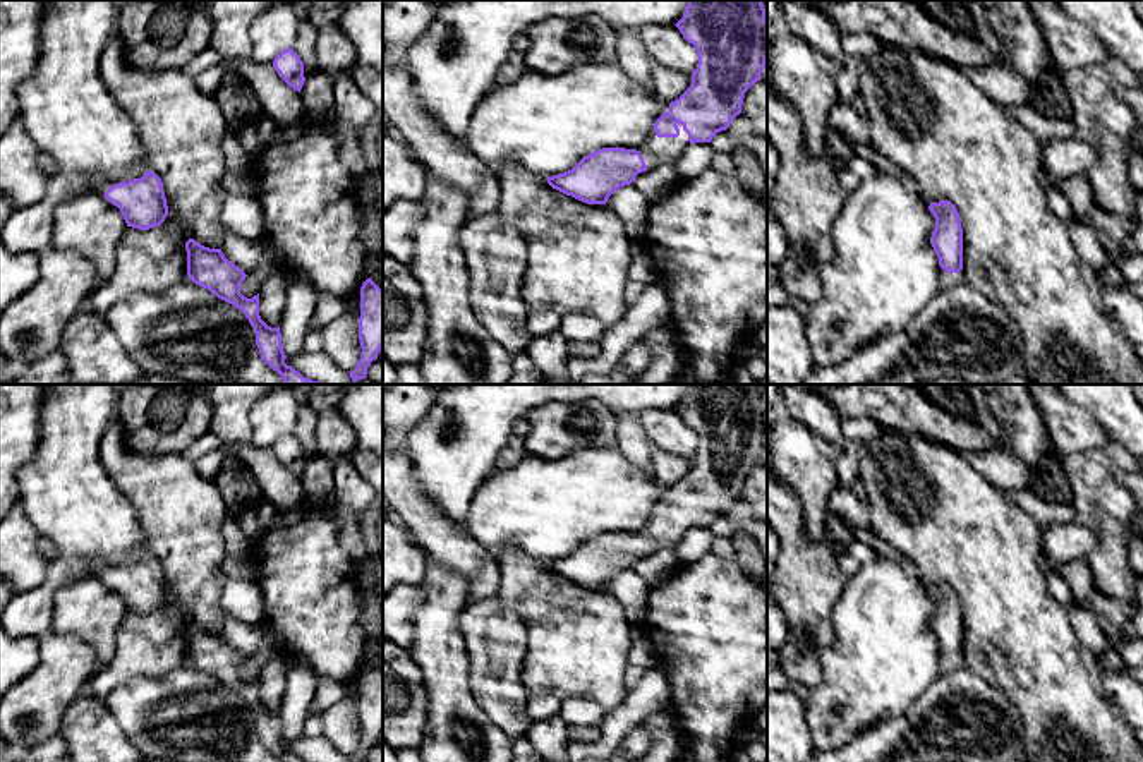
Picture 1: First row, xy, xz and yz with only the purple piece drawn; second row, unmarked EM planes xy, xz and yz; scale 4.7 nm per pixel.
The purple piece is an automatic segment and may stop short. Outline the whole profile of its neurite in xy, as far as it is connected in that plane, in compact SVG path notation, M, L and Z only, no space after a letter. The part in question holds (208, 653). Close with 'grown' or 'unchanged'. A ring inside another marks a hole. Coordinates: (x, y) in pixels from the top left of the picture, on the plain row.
M189 623L187 635L187 661L199 671L208 673L218 683L240 693L249 704L256 717L256 729L261 743L276 755L281 762L304 762L292 750L285 748L280 711L268 711L259 700L259 678L247 683L240 678L240 668L245 657L228 645L221 633L209 633Z; unchanged

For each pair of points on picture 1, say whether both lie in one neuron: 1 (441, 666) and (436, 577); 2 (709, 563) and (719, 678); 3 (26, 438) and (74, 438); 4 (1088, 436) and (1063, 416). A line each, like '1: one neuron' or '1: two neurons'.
1: one neuron
2: one neuron
3: two neurons
4: one neuron

